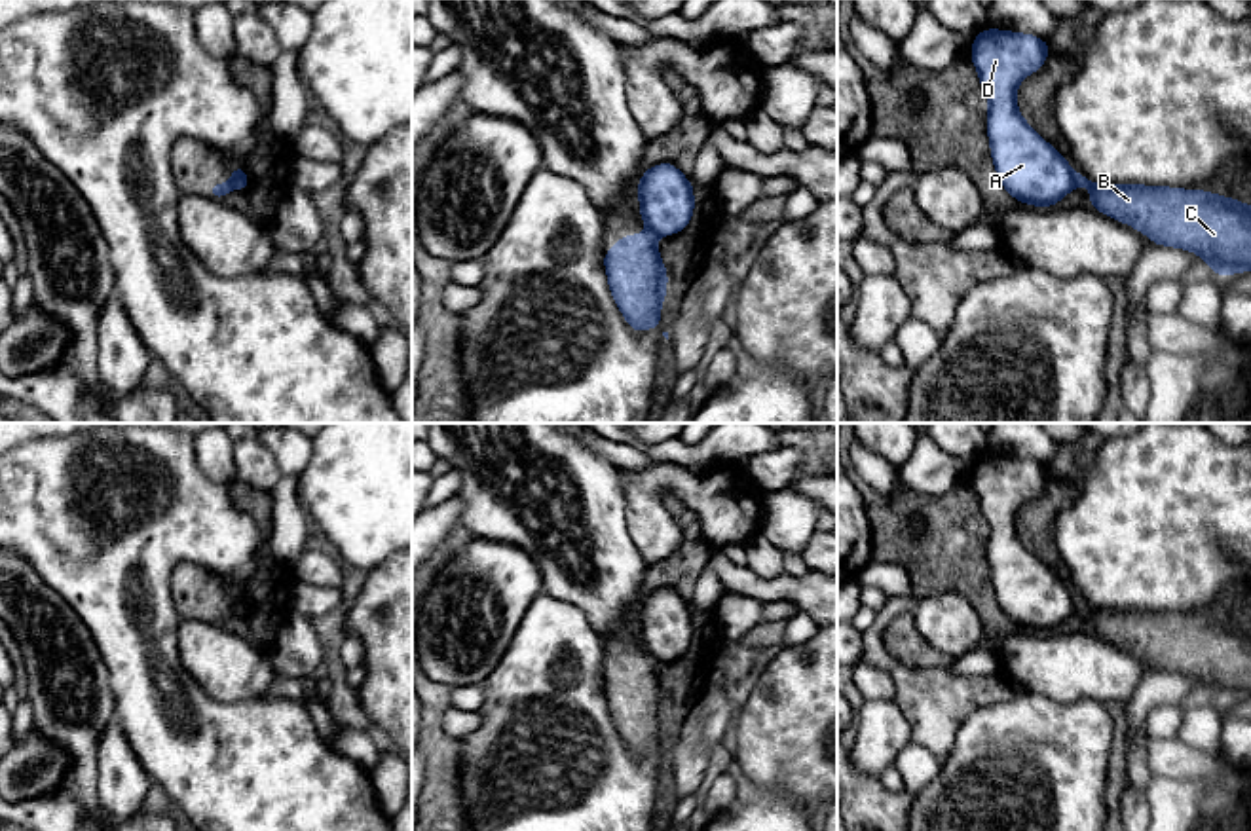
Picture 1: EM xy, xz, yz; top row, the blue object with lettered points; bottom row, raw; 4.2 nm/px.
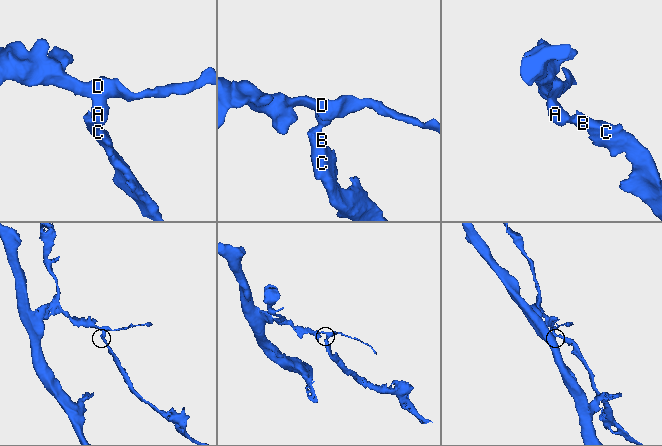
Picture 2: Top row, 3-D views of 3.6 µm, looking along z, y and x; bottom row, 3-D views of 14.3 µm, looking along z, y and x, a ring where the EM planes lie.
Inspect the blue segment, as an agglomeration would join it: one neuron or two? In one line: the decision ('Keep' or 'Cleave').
Cleave

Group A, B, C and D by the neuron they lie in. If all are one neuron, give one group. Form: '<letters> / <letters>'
A D / B C

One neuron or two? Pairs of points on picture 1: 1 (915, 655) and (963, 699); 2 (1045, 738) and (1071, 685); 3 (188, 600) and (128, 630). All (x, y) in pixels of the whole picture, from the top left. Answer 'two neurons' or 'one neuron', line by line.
1: two neurons
2: two neurons
3: two neurons

